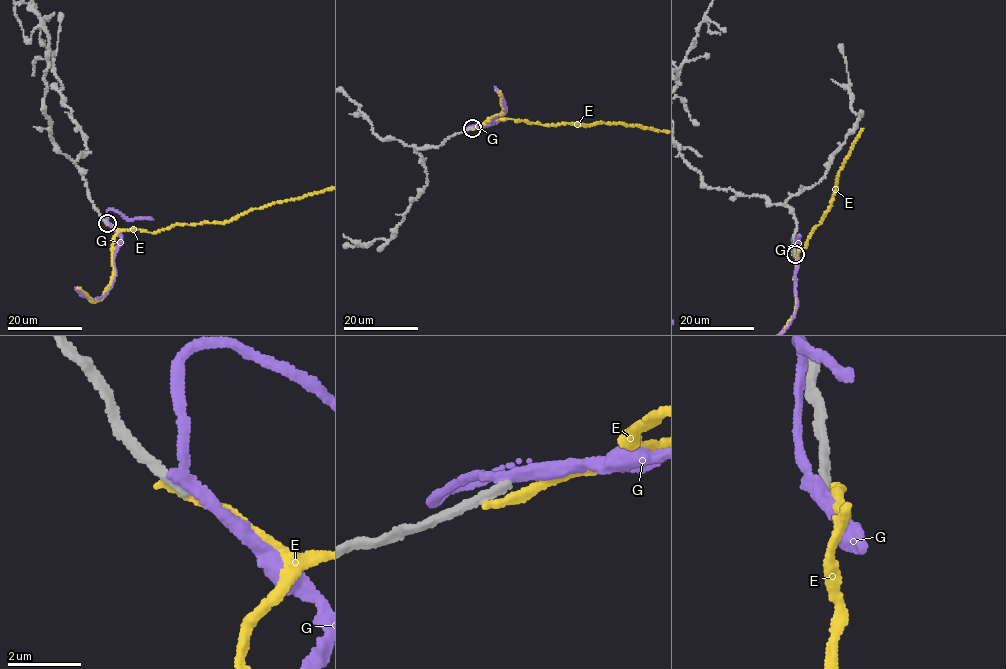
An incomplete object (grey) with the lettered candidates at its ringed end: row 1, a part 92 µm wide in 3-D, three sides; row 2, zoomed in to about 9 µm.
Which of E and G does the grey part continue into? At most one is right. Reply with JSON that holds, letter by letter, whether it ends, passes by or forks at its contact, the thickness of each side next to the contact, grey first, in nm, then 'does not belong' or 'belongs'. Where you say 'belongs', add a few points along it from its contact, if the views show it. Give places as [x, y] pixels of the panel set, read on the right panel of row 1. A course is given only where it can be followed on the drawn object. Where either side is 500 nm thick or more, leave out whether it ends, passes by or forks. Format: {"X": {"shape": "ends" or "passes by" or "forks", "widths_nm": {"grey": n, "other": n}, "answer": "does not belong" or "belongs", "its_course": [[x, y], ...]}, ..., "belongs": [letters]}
{"E": {"shape": "ends", "widths_nm": {"grey": 320, "other": 260}, "answer": "does not belong"}, "G": {"shape": "passes by", "widths_nm": {"grey": 280, "other": 300}, "answer": "does not belong"}, "belongs": []}

